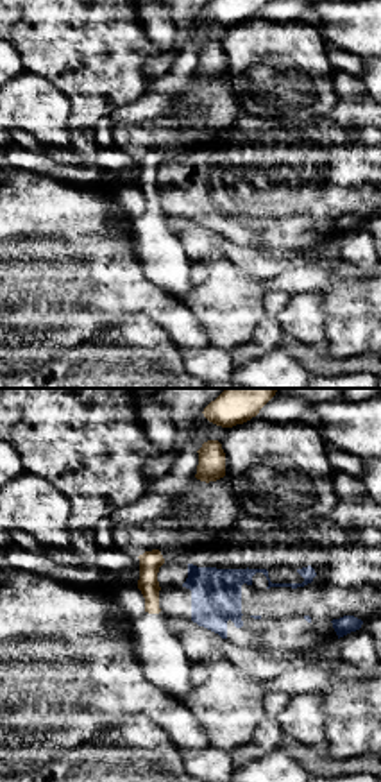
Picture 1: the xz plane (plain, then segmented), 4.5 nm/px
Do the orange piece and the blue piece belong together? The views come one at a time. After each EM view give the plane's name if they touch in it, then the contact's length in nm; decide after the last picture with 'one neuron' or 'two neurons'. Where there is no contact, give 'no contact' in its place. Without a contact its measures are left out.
no contact

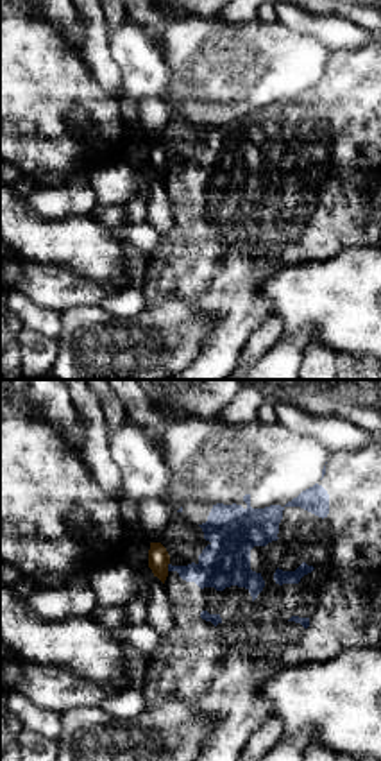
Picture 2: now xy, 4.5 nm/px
contact in xy; length 40 nm

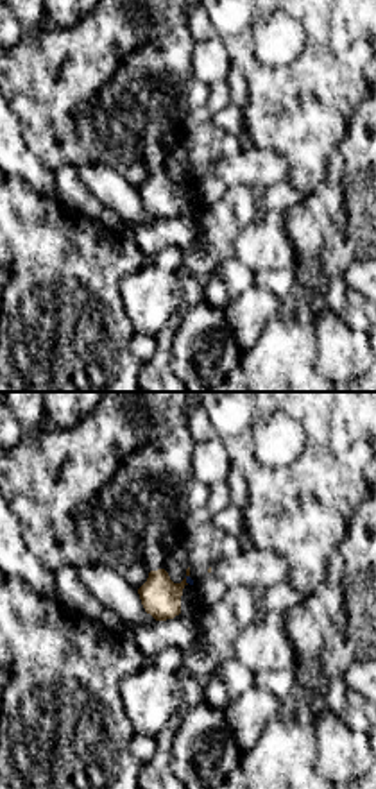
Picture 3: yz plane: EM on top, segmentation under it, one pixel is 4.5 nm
contact in yz; length 50 nm

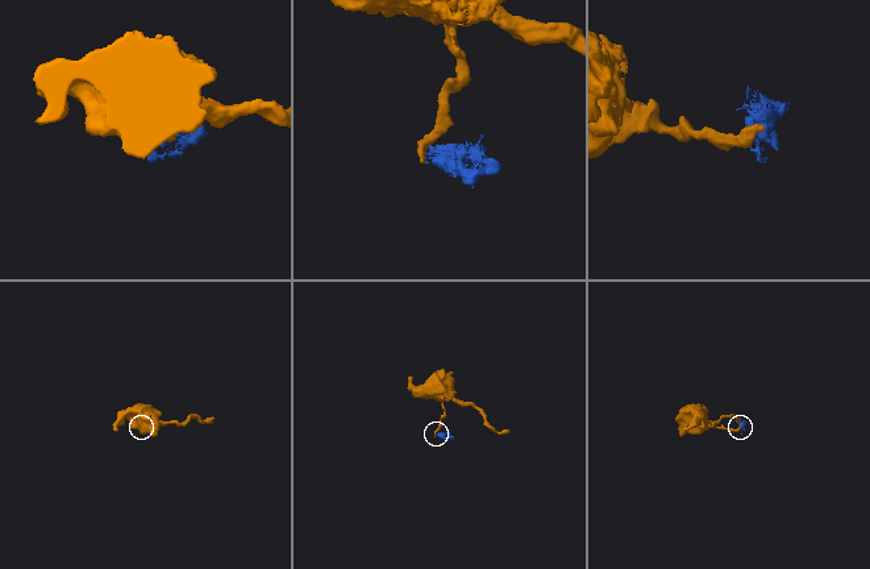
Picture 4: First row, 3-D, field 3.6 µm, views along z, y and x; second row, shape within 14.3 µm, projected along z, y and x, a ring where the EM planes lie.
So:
two neurons

